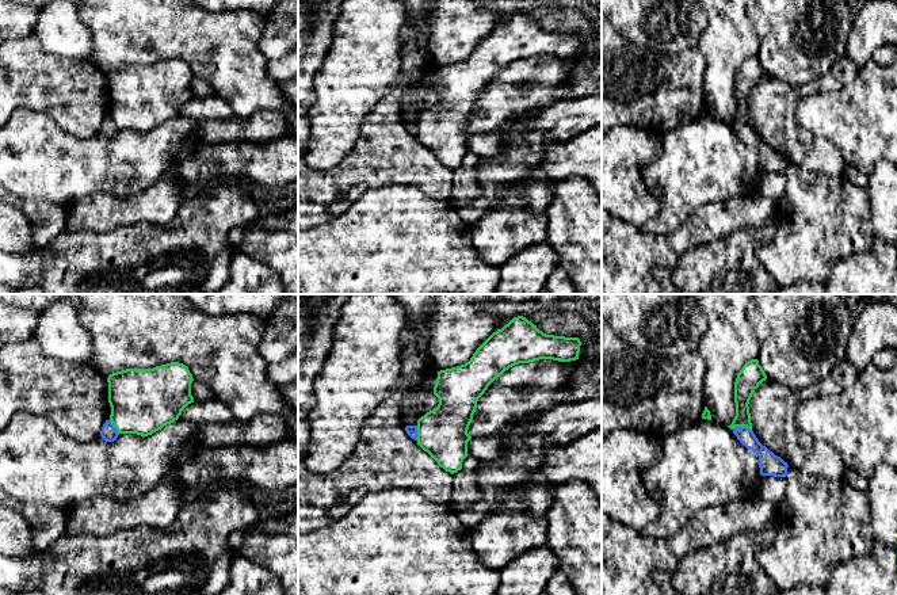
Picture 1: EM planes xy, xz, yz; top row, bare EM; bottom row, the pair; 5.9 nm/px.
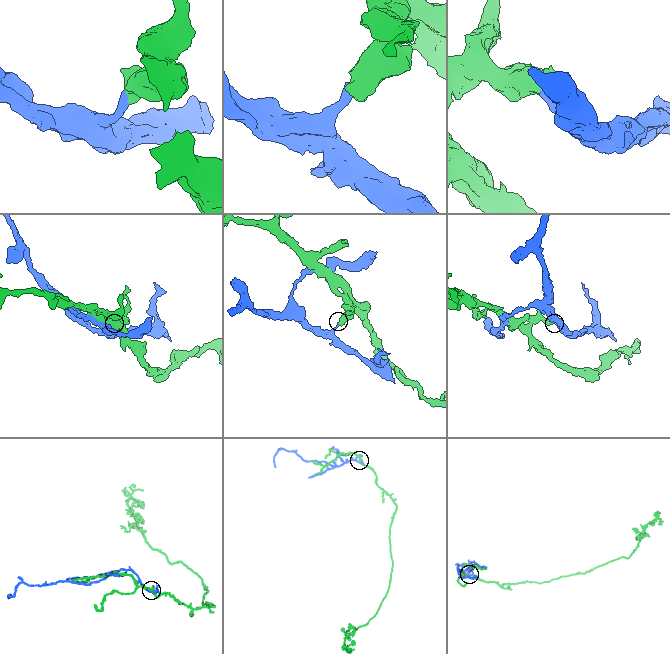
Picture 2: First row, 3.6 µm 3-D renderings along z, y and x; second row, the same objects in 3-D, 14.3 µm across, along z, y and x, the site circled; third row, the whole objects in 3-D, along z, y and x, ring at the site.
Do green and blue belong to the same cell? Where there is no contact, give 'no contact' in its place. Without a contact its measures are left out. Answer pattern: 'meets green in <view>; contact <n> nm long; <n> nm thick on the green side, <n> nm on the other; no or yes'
meets green in yz; contact 120 nm long; 130 nm thick on the green side, 100 nm on the other; no

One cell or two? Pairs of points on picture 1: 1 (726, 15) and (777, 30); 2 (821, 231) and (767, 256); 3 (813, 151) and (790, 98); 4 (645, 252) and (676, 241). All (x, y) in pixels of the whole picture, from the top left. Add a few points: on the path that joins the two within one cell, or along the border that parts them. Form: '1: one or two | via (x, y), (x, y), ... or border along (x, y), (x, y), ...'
1: two | border along (745, 14), (758, 34), (758, 54)
2: one | via (808, 240), (793, 255), (781, 256)
3: one | via (800, 137), (789, 126), (789, 111)
4: two | border along (665, 237), (678, 256)

